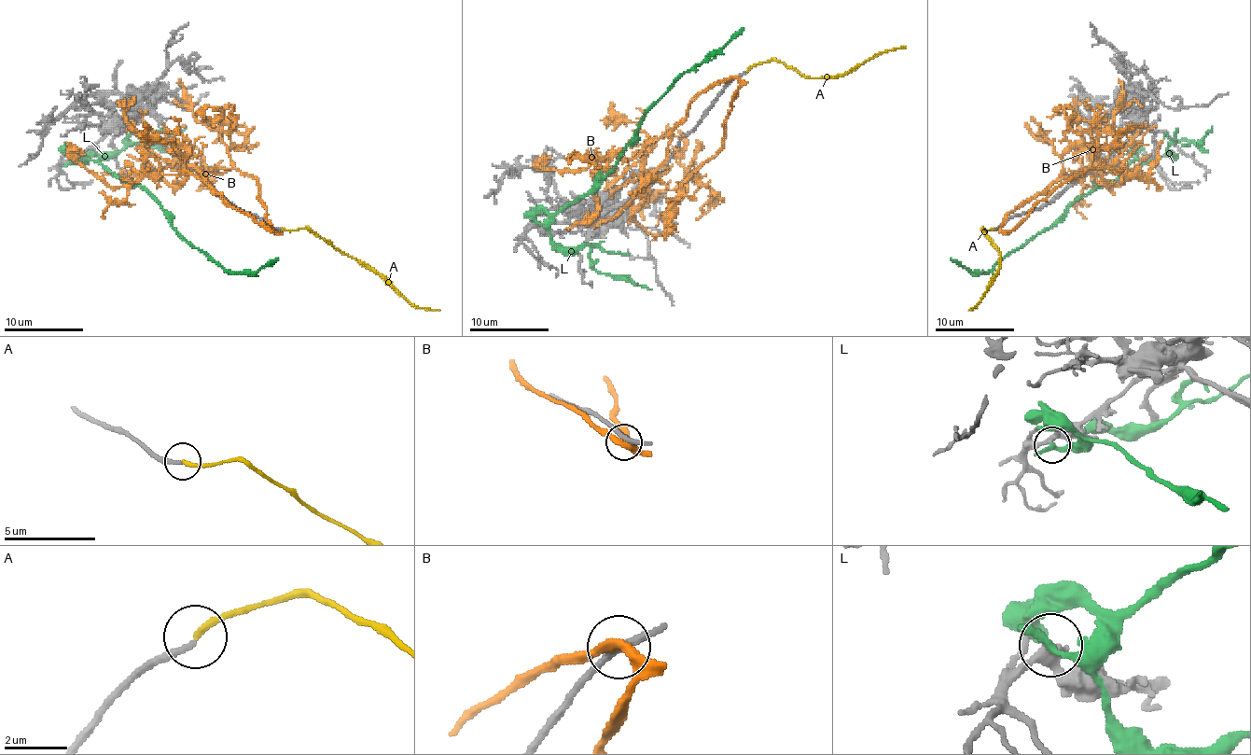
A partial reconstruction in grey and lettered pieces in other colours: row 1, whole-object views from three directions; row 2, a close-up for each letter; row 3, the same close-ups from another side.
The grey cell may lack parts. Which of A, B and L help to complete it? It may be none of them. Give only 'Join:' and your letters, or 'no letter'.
Join: no letter

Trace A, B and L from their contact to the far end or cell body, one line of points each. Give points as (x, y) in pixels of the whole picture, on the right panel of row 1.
A: (993, 228), (982, 228), (1000, 254), (1000, 266), (993, 282), (968, 310)
B: (1000, 228), (1010, 212), (1058, 176), (1080, 174), (1080, 180), (1092, 186), (1086, 152), (1078, 154)
L: (1144, 162), (1134, 160), (1114, 180), (1102, 182), (1077, 200), (1049, 228), (989, 272), (970, 272), (951, 258)

